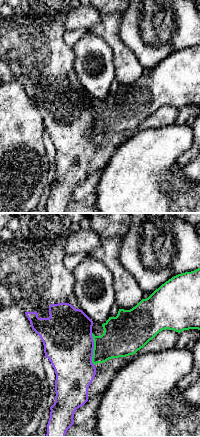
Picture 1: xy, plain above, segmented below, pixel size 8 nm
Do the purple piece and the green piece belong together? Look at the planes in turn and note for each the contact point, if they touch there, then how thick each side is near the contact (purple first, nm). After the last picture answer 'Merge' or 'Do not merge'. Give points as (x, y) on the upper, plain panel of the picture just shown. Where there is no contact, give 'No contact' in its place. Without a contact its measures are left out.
Touches purple at (92, 125). Thickness 400 nm (purple) against 300 nm

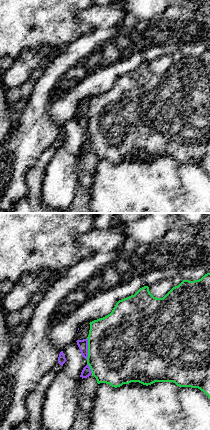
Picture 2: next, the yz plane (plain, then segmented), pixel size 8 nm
Touches purple at (87, 125). Thickness 80 nm (purple) against 500 nm

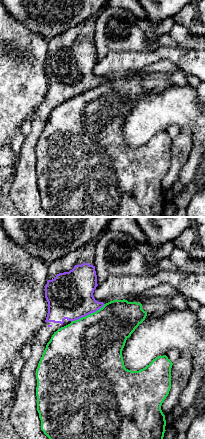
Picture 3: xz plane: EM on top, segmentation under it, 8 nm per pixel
Touches purple at (87, 90). Thickness 360 nm (purple) against 480 nm

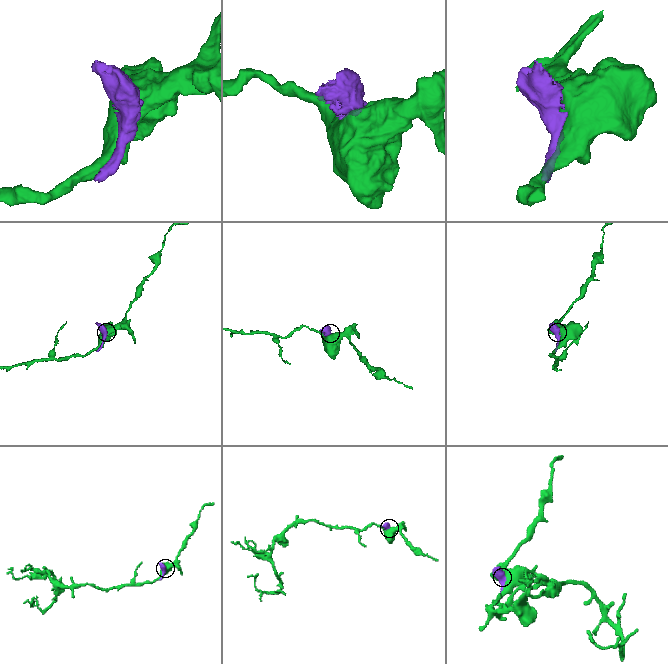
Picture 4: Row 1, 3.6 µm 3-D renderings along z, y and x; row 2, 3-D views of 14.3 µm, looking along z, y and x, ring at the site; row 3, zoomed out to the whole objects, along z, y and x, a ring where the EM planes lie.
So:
Do not merge

